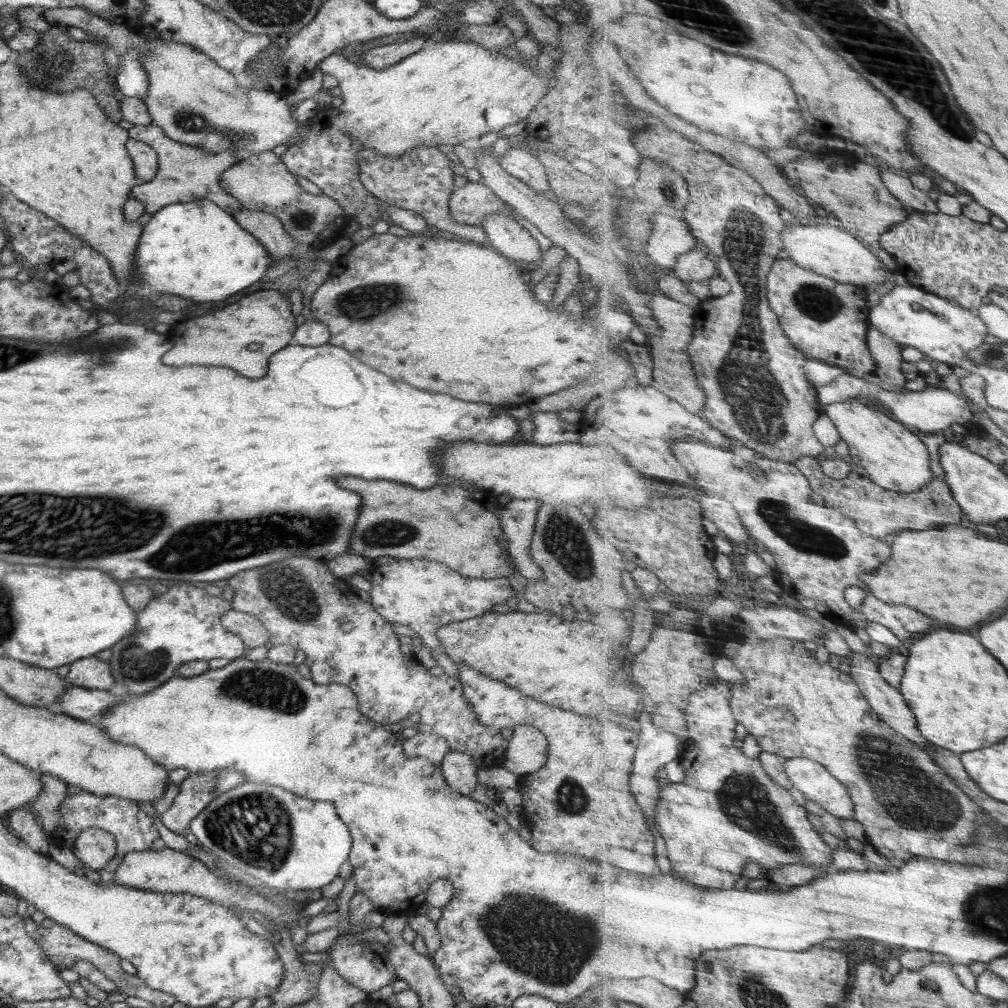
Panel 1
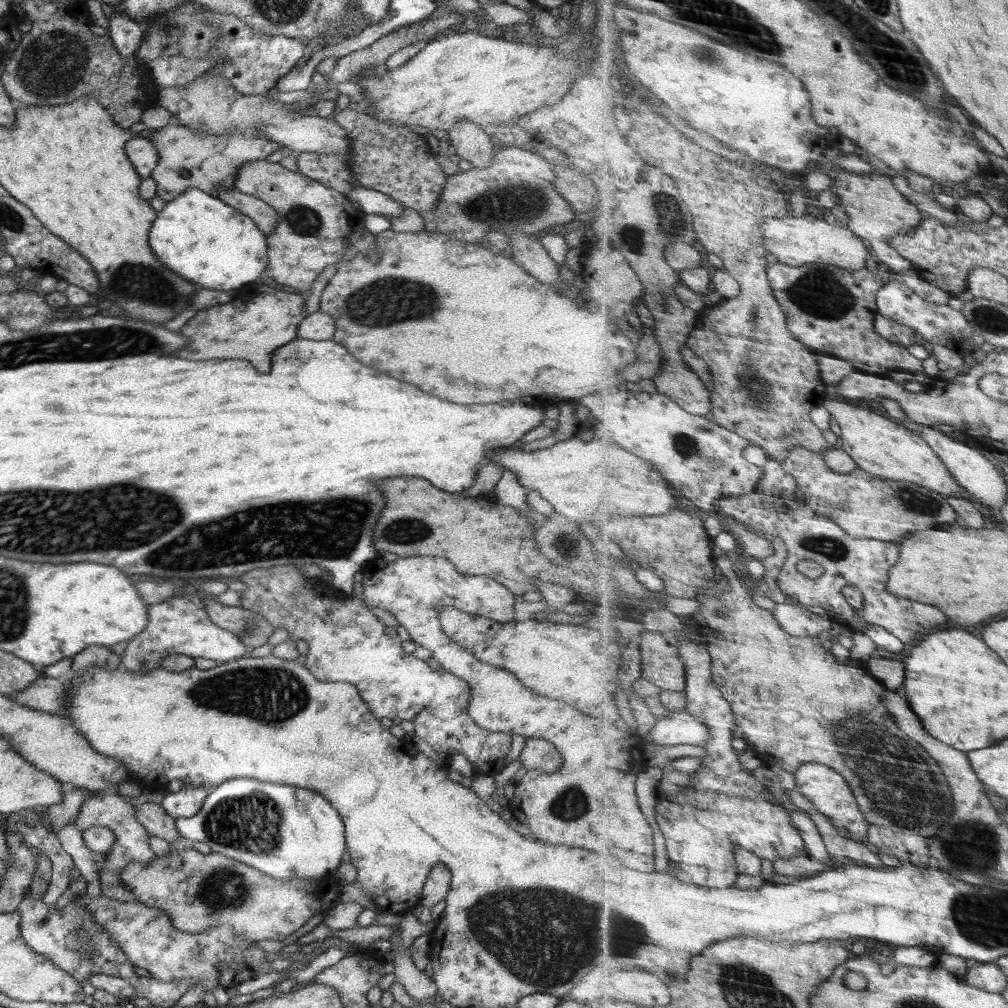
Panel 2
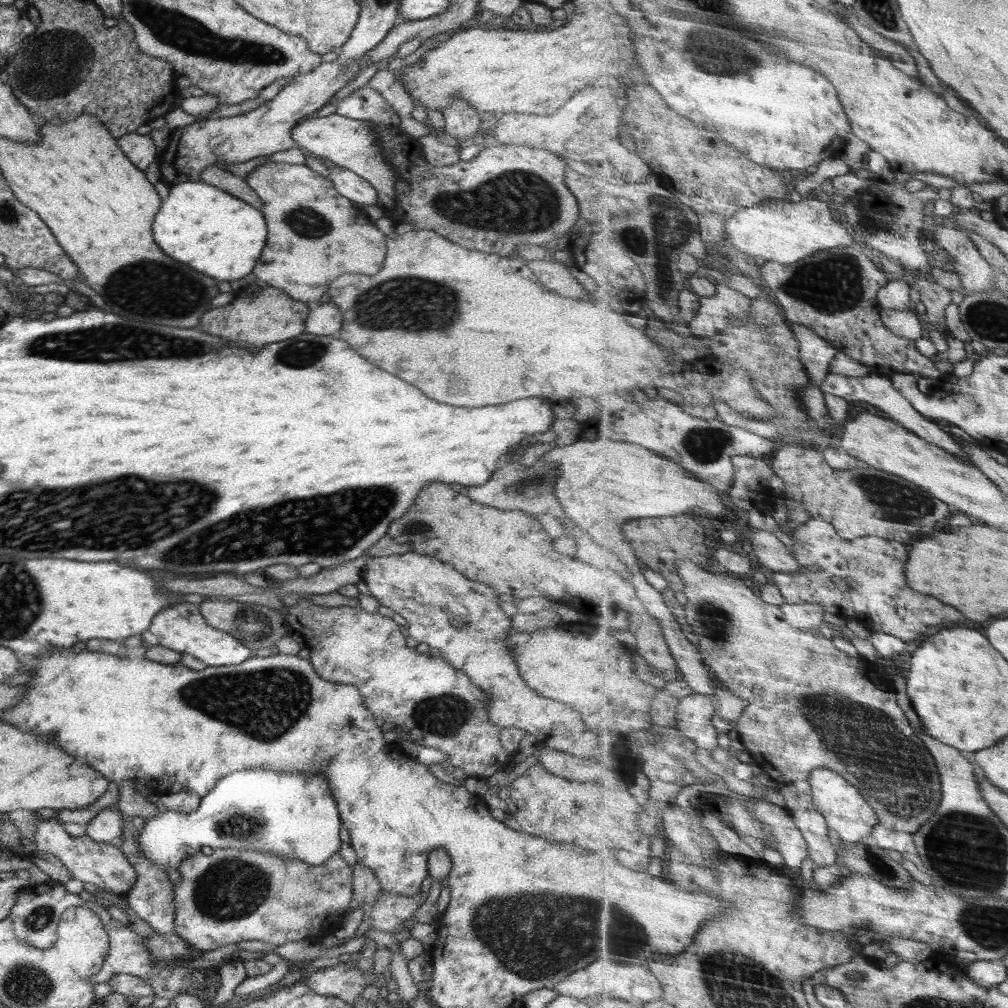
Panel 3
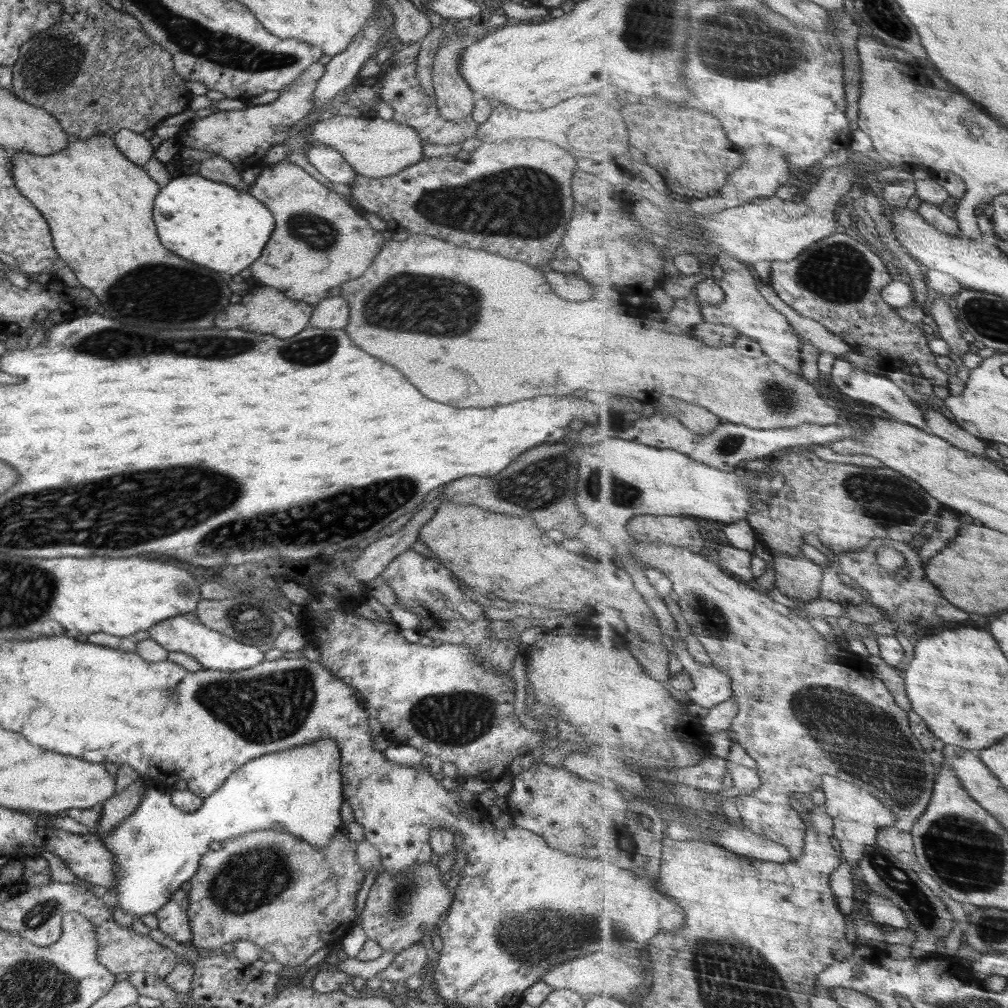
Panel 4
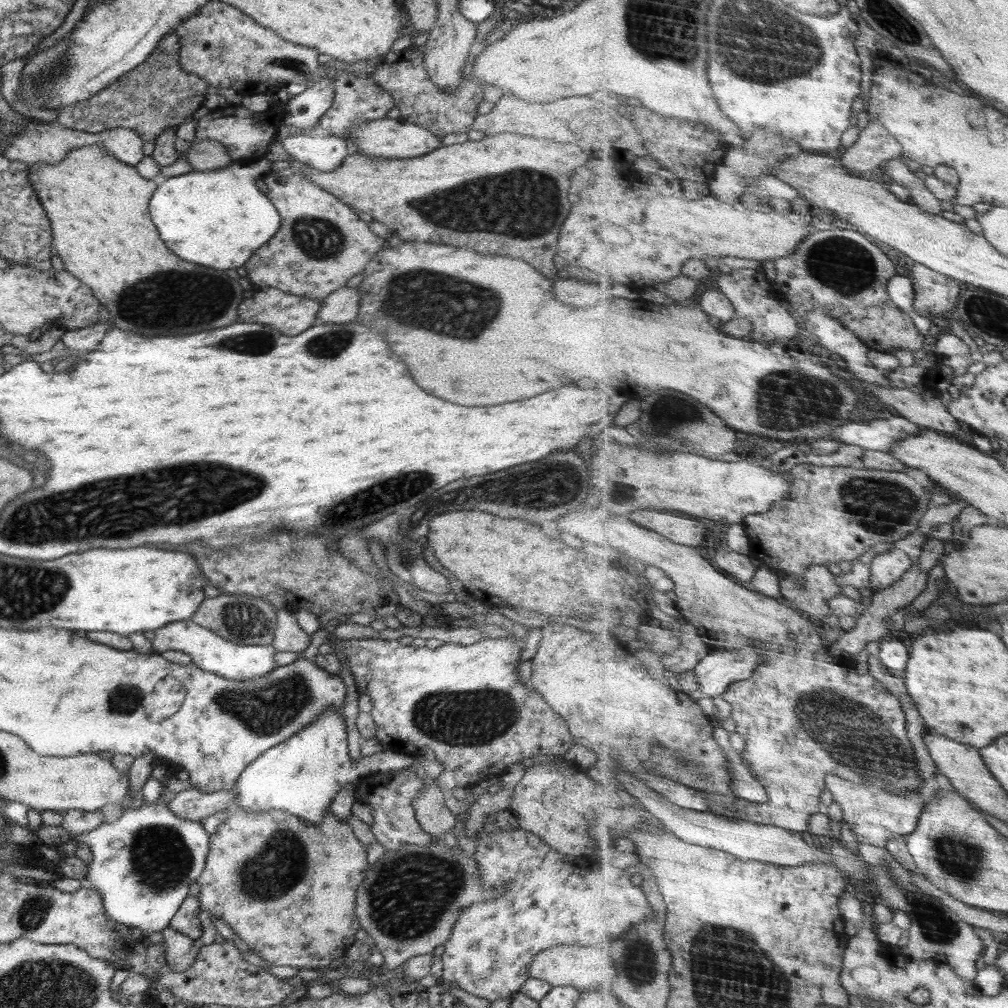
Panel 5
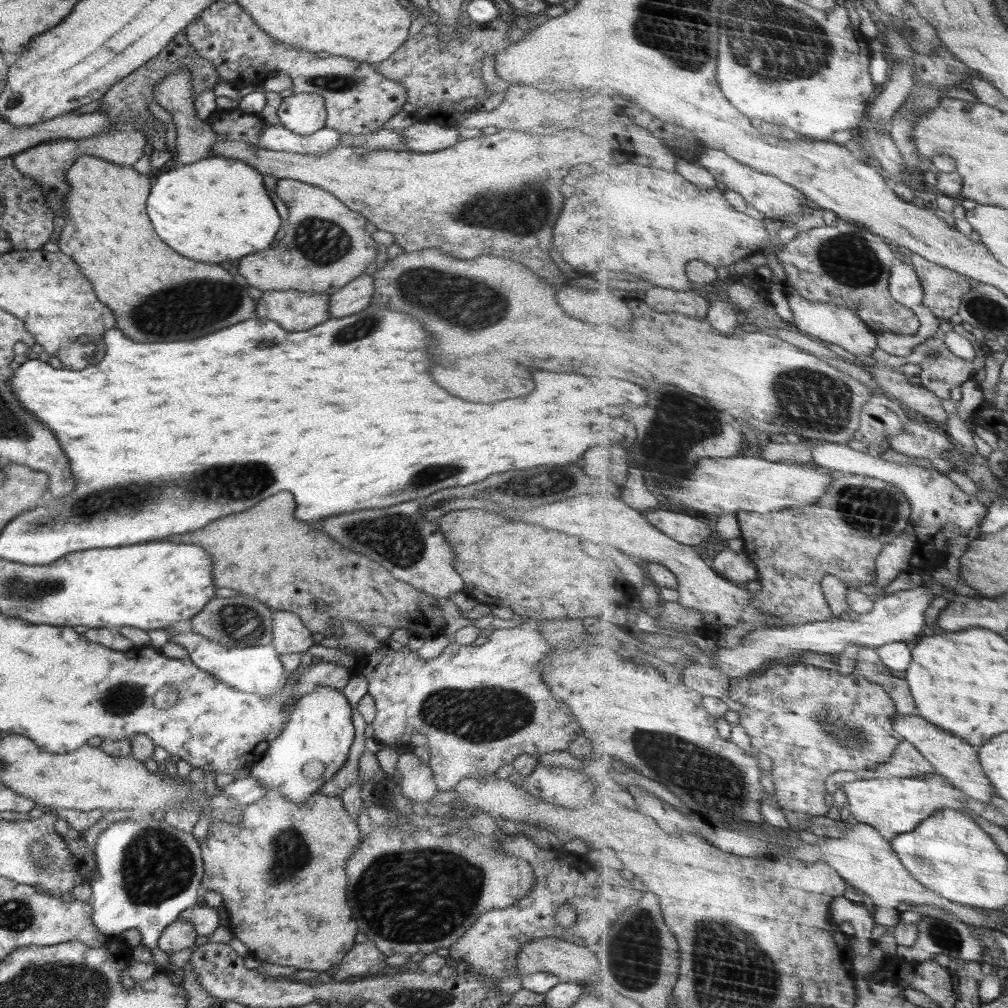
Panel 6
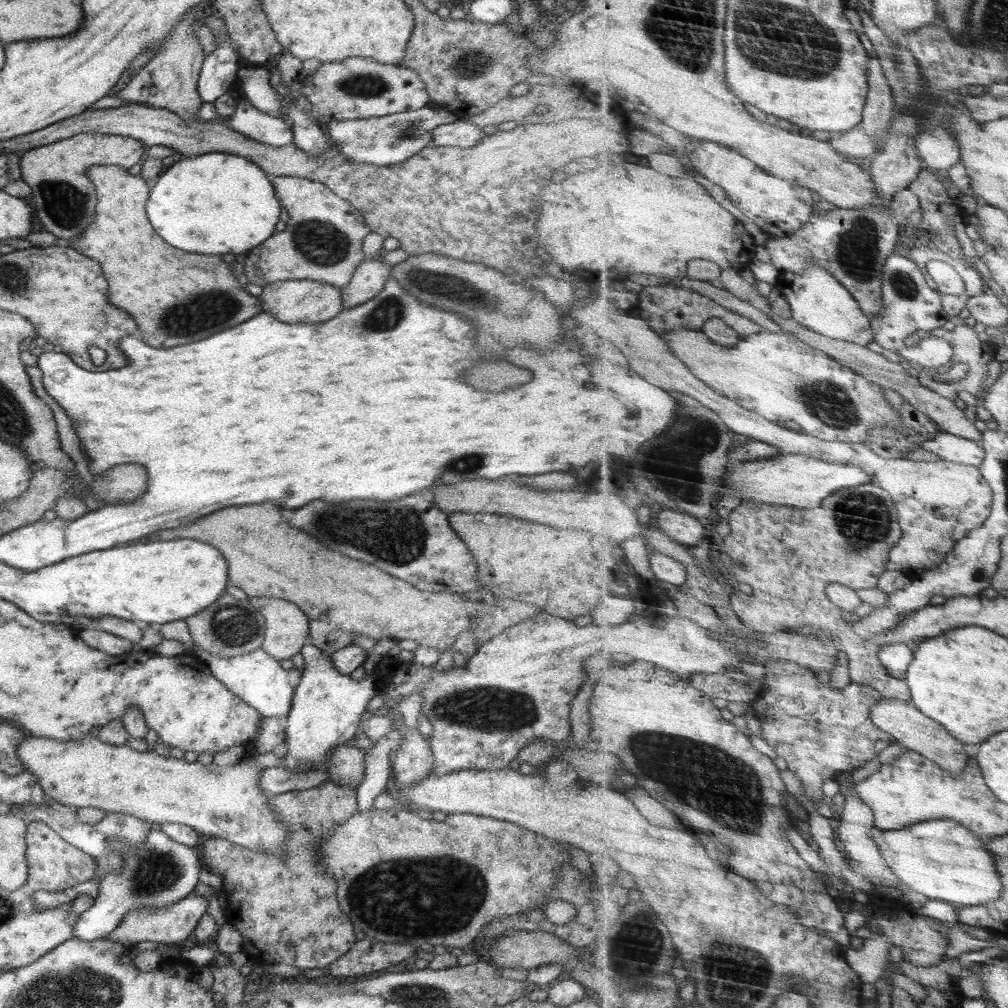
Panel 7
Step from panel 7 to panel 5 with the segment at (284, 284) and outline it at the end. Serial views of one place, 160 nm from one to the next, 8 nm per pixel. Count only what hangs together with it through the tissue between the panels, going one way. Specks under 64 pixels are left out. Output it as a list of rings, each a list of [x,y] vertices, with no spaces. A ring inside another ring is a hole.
[[[261,287],[254,292],[252,298],[248,298],[238,308],[238,320],[242,322],[260,322],[260,324],[272,324],[272,327],[282,332],[296,336],[304,332],[306,328],[319,323],[317,312],[320,311],[322,302],[310,298],[294,296],[291,293],[282,292],[276,288]]]

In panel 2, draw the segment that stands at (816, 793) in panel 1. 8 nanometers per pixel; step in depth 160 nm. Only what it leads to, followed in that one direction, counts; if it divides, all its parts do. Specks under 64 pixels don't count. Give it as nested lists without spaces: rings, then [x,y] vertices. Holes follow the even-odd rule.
[[[806,763],[795,772],[797,787],[816,805],[816,808],[829,816],[831,821],[838,827],[847,828],[854,836],[866,837],[869,834],[870,821],[866,818],[865,811],[861,809],[861,803],[849,780],[834,767],[819,763]]]

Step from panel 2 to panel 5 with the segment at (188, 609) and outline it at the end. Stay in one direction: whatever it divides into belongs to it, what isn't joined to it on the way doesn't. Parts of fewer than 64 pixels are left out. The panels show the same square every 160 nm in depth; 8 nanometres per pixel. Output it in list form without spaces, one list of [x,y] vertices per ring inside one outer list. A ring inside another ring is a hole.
[[[190,619],[171,622],[154,631],[153,647],[156,653],[167,650],[179,650],[187,654],[192,662],[206,672],[229,678],[230,680],[250,680],[268,674],[274,667],[274,654],[277,650],[271,646],[241,645],[219,637],[214,631],[198,626]]]

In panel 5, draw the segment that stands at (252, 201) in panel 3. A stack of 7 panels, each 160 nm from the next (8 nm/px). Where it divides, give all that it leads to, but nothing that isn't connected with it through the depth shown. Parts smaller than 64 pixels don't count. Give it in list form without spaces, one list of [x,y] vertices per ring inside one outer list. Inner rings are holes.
[[[195,138],[186,157],[193,170],[198,171],[218,170],[234,161],[221,142],[209,138],[201,138],[201,140]]]

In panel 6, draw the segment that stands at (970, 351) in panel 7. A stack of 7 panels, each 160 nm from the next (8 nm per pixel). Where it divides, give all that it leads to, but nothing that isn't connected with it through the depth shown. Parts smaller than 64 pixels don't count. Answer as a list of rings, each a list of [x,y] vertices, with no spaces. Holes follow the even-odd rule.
[[[957,324],[956,330],[971,340],[974,343],[974,346],[977,348],[977,357],[974,360],[966,360],[957,354],[954,354],[949,348],[946,342],[944,341],[943,335],[937,335],[926,342],[923,342],[911,355],[908,356],[896,356],[886,352],[882,347],[878,347],[873,354],[873,357],[876,361],[883,362],[894,367],[906,366],[906,364],[920,364],[923,368],[922,374],[919,378],[920,383],[924,387],[928,387],[930,390],[933,390],[938,396],[941,396],[943,399],[949,399],[952,394],[950,390],[958,388],[958,386],[963,386],[966,382],[972,381],[974,379],[974,372],[976,370],[984,369],[986,362],[988,362],[988,357],[993,353],[990,346],[986,345],[986,342],[980,340],[972,334],[972,331],[966,330],[963,325]]]

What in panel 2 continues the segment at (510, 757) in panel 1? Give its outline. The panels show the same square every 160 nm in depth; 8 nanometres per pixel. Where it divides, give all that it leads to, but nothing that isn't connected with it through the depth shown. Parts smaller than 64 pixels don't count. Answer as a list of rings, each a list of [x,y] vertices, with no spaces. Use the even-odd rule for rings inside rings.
[[[529,738],[520,756],[517,758],[527,770],[538,769],[540,772],[556,772],[562,765],[562,754],[550,742],[542,738]]]

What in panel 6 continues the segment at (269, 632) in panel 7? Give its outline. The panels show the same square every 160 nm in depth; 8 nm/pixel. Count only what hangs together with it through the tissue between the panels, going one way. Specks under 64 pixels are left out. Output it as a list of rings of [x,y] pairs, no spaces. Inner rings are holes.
[[[273,610],[272,646],[279,655],[305,653],[315,645],[310,629],[301,618],[288,610]]]

